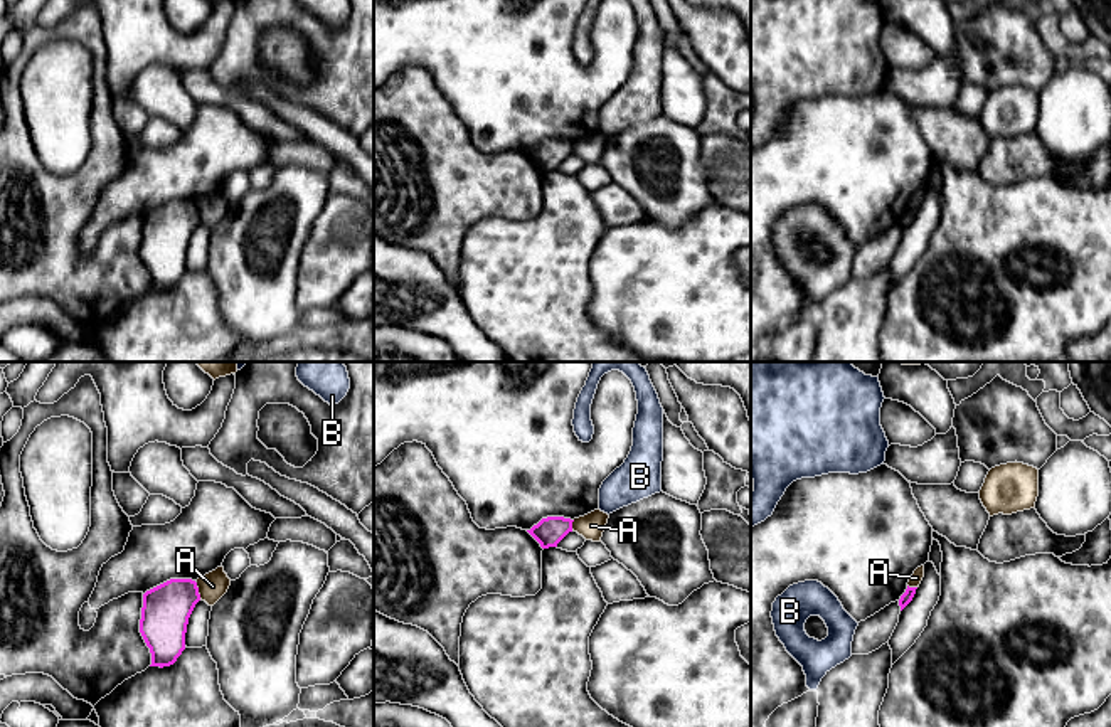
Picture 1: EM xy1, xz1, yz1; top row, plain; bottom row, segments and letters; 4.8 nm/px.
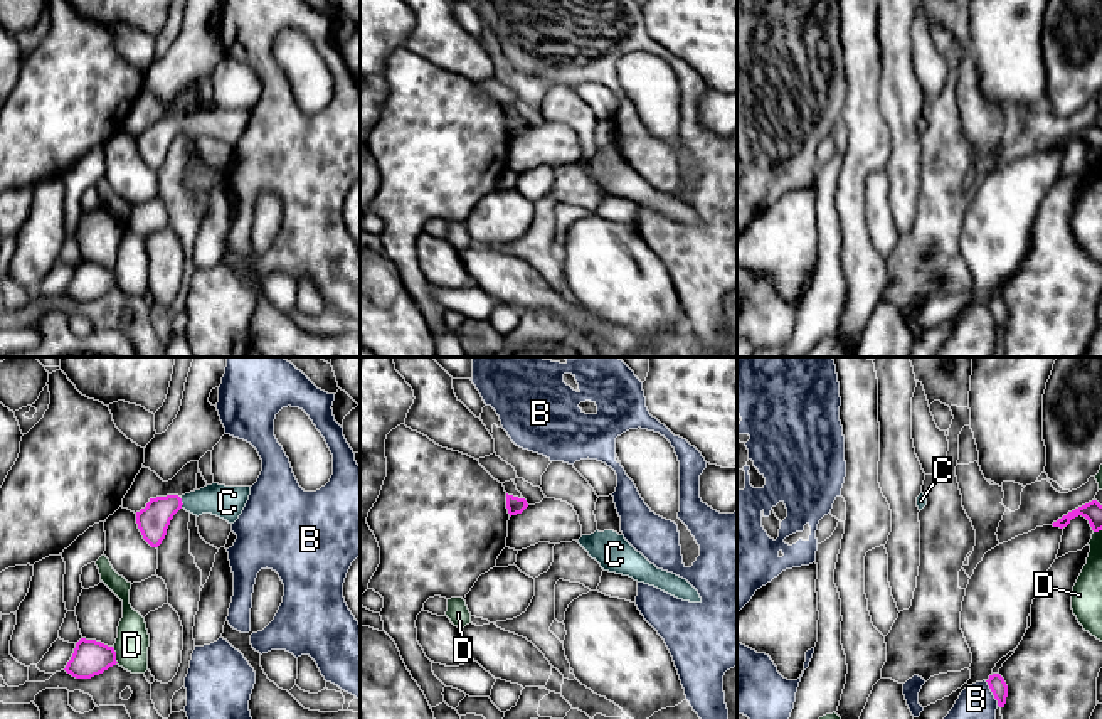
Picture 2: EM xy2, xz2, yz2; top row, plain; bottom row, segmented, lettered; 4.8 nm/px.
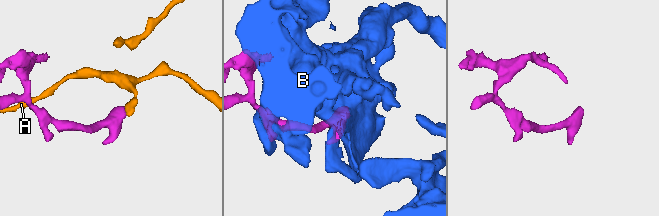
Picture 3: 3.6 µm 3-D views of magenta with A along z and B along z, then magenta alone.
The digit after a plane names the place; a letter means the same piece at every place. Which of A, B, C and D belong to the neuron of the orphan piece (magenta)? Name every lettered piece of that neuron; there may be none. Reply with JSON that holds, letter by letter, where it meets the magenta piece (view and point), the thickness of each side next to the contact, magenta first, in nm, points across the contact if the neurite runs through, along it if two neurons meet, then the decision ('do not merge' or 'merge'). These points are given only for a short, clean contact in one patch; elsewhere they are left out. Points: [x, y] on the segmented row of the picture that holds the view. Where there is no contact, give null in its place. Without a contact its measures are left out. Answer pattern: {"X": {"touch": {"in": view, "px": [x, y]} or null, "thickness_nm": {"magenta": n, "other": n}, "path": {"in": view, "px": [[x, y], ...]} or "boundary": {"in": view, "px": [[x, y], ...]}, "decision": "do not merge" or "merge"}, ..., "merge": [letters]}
{"A": {"touch": {"in": "xy1", "px": [197, 591]}, "thickness_nm": {"magenta": 220, "other": 140}, "boundary": {"in": "xy1", "px": [[196, 583], [201, 598]]}, "decision": "do not merge"}, "B": {"touch": {"in": "yz2", "px": [991, 691]}, "thickness_nm": {"magenta": 80, "other": 170}, "boundary": {"in": "yz2", "px": [[985, 681], [998, 704]]}, "decision": "do not merge"}, "C": {"touch": {"in": "xy2", "px": [180, 502]}, "thickness_nm": {"magenta": 150, "other": 160}, "path": {"in": "xy2", "px": [[153, 521], [170, 504], [180, 502], [227, 502]]}, "decision": "merge"}, "D": {"touch": {"in": "xy2", "px": [115, 655]}, "thickness_nm": {"magenta": 170, "other": 160}, "decision": "do not merge"}, "merge": ["C"]}

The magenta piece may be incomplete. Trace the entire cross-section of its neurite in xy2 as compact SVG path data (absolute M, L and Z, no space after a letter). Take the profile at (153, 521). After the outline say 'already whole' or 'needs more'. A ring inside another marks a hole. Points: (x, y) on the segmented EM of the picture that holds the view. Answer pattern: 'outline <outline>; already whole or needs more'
outline M219 483L178 495L150 498L145 509L136 512L136 524L143 539L158 547L167 535L173 515L185 509L193 515L212 514L234 524L242 514L251 495L251 487L225 487Z; needs more

